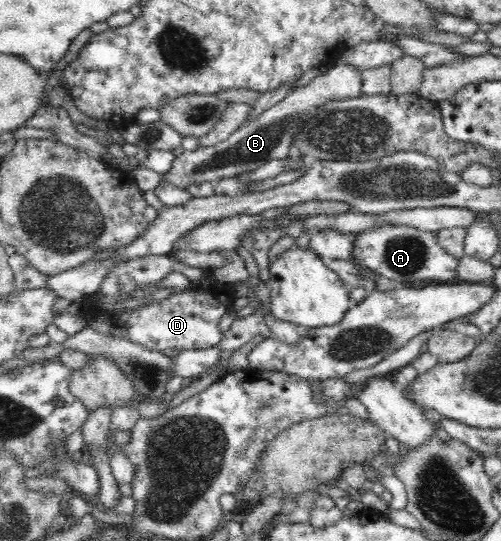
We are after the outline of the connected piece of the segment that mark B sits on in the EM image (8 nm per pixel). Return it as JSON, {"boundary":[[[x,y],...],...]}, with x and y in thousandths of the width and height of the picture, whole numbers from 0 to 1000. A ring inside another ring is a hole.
{"boundary":[[[661,116],[645,137],[603,161],[585,165],[559,189],[529,203],[509,222],[493,222],[453,259],[429,270],[397,270],[391,277],[357,277],[337,318],[323,329],[357,348],[379,340],[431,336],[445,327],[465,327],[481,318],[501,318],[529,307],[541,296],[577,290],[585,253],[617,224],[641,211],[641,198],[659,185],[689,185],[723,176],[721,135],[699,118]]]}

